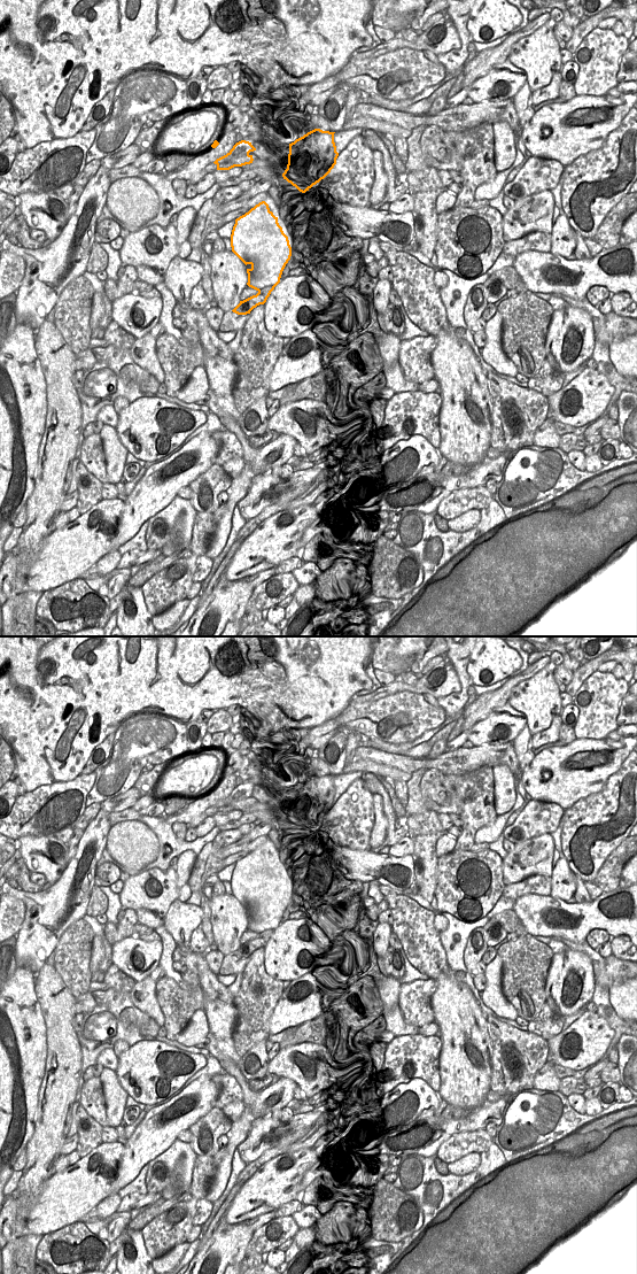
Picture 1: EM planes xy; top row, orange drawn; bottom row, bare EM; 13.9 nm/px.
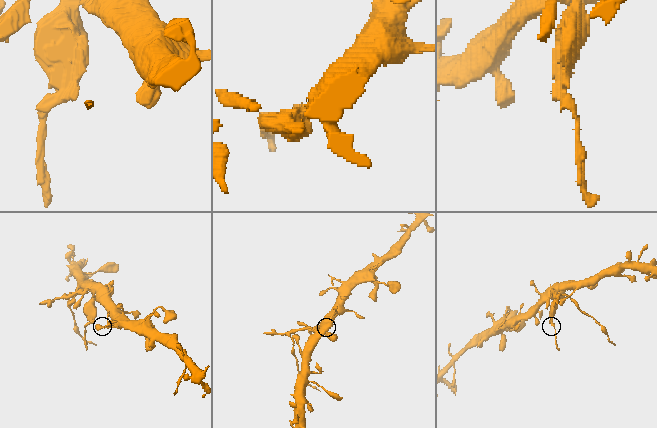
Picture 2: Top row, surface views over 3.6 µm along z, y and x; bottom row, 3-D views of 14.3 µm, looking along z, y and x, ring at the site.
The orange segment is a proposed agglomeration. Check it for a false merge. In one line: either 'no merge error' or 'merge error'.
merge error

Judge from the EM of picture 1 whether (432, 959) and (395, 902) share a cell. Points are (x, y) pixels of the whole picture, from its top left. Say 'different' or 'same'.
same

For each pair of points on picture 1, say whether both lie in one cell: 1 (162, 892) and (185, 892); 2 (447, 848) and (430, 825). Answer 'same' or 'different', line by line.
1: same
2: different

